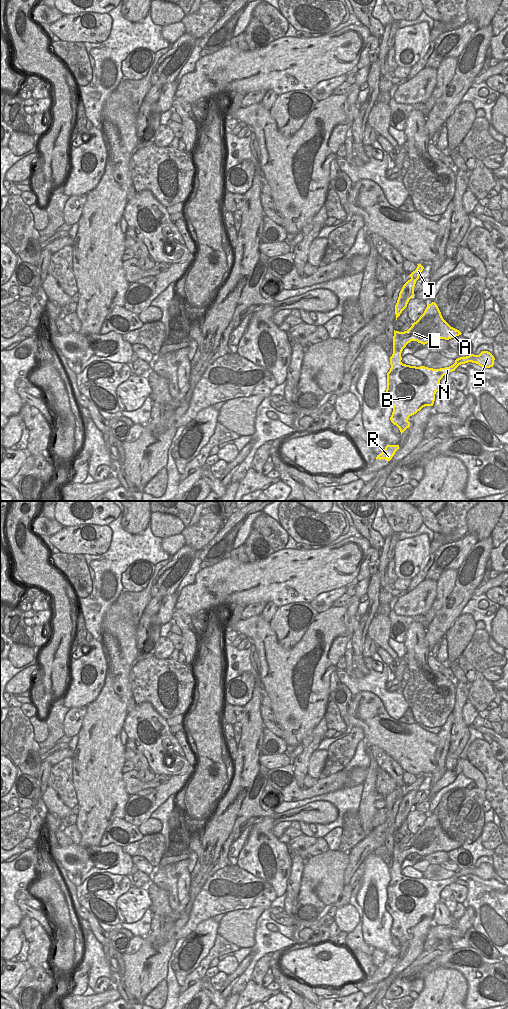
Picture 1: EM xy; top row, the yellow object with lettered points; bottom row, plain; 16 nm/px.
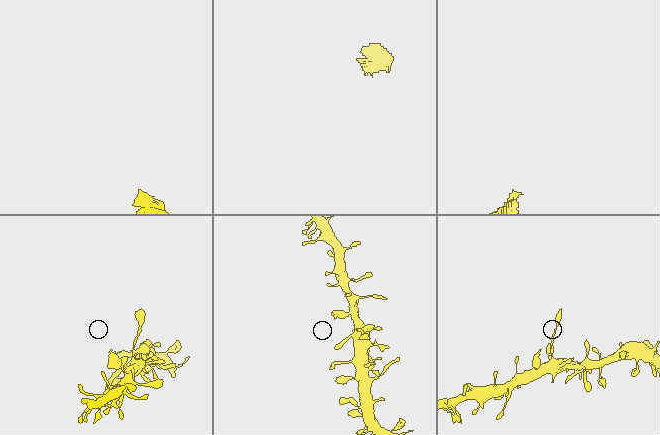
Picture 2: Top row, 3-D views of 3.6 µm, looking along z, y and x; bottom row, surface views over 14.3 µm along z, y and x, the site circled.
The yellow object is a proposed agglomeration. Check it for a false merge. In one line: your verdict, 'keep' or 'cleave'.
keep

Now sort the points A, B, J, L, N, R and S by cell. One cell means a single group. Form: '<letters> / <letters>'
A B J L N R S

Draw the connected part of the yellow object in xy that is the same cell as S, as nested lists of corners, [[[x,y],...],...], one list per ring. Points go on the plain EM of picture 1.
[[[427,814],[424,825],[407,843],[394,842],[393,866],[390,869],[391,880],[387,885],[385,908],[393,918],[390,932],[399,940],[401,947],[410,939],[410,928],[425,918],[433,918],[435,906],[441,901],[440,892],[444,887],[468,874],[476,875],[483,880],[493,879],[495,870],[488,863],[460,869],[453,877],[440,881],[410,878],[401,874],[401,865],[411,853],[425,857],[438,851],[449,852],[461,846],[443,831],[435,814]]]

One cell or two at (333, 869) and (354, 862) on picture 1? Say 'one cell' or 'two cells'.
two cells

